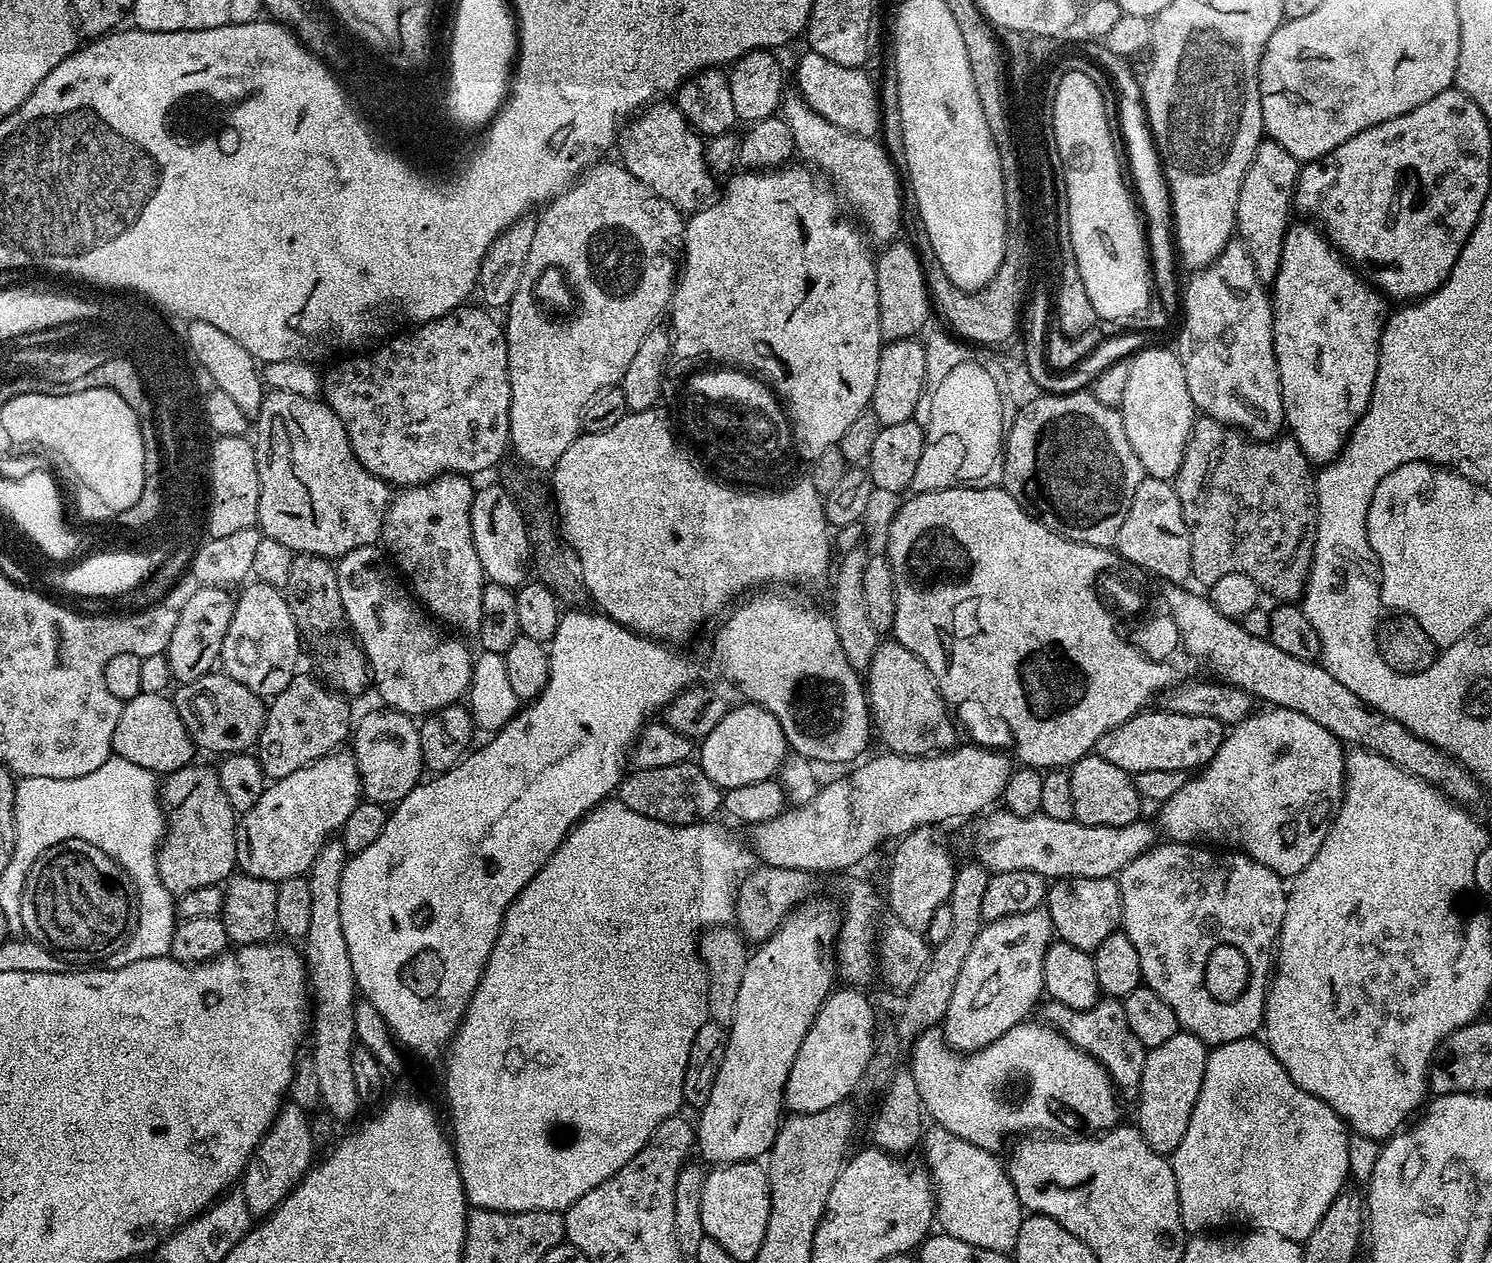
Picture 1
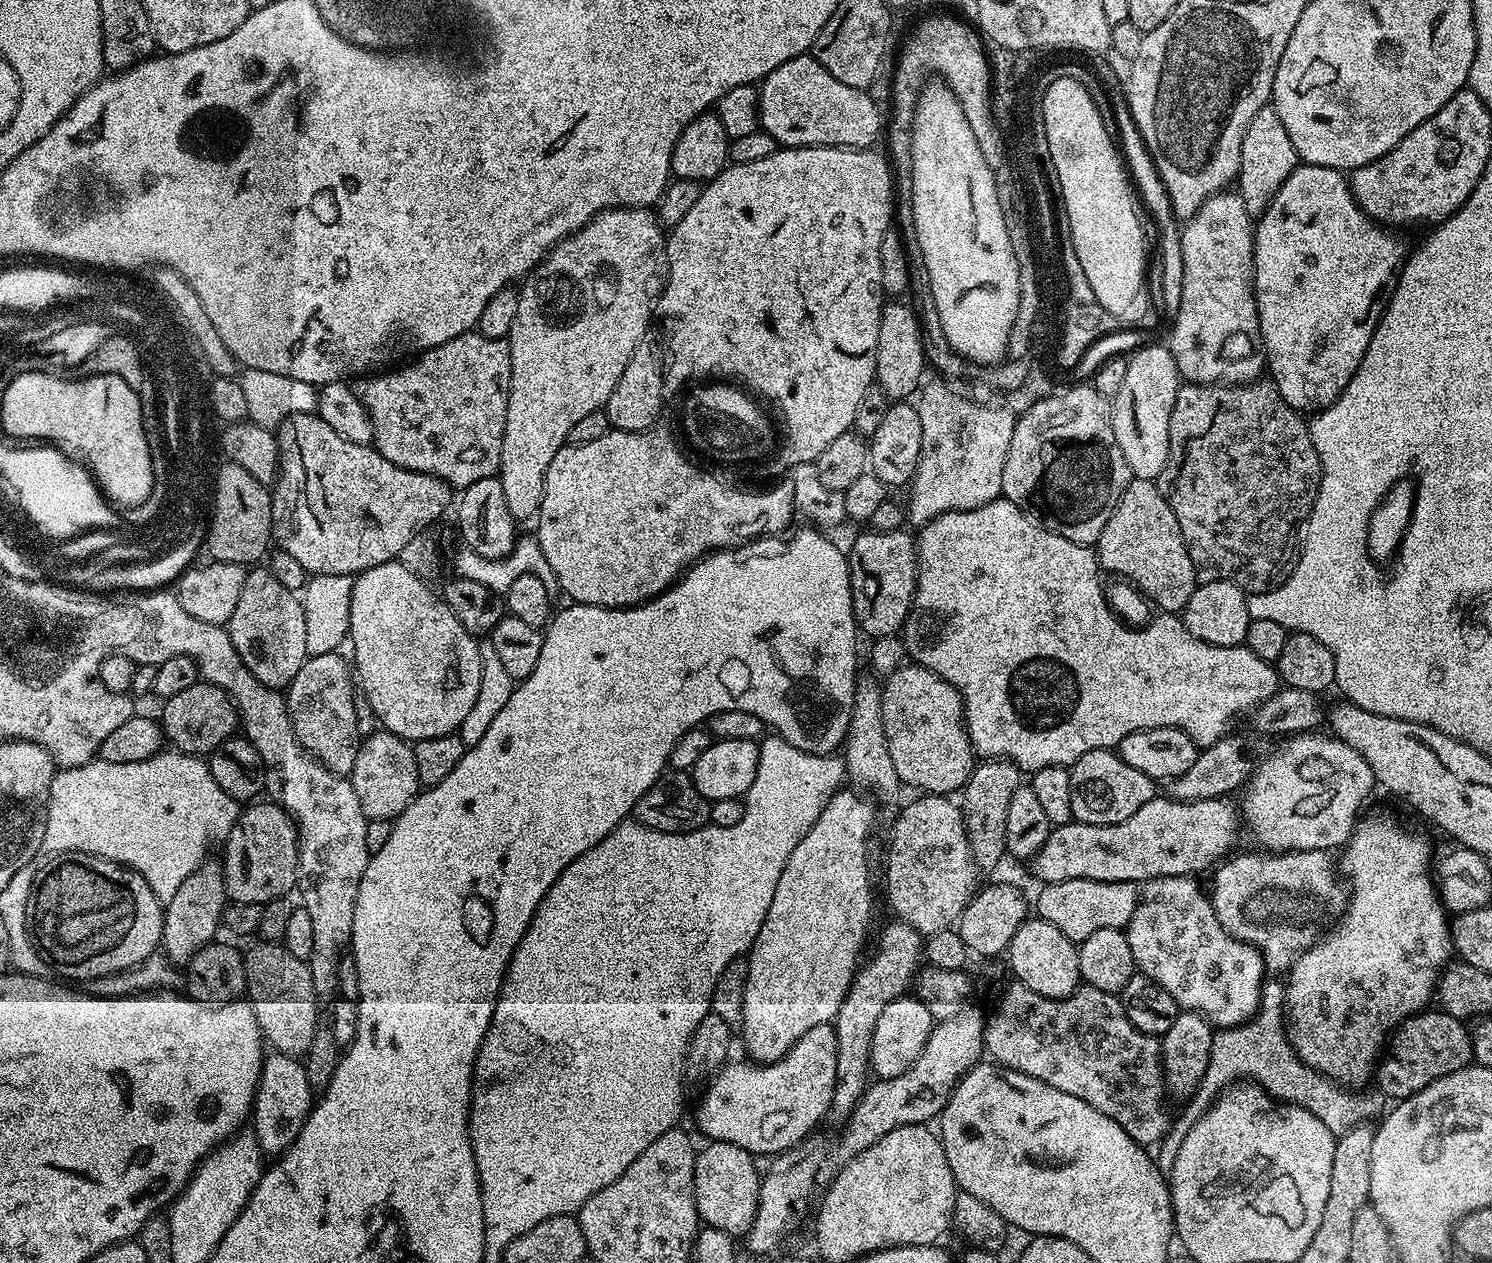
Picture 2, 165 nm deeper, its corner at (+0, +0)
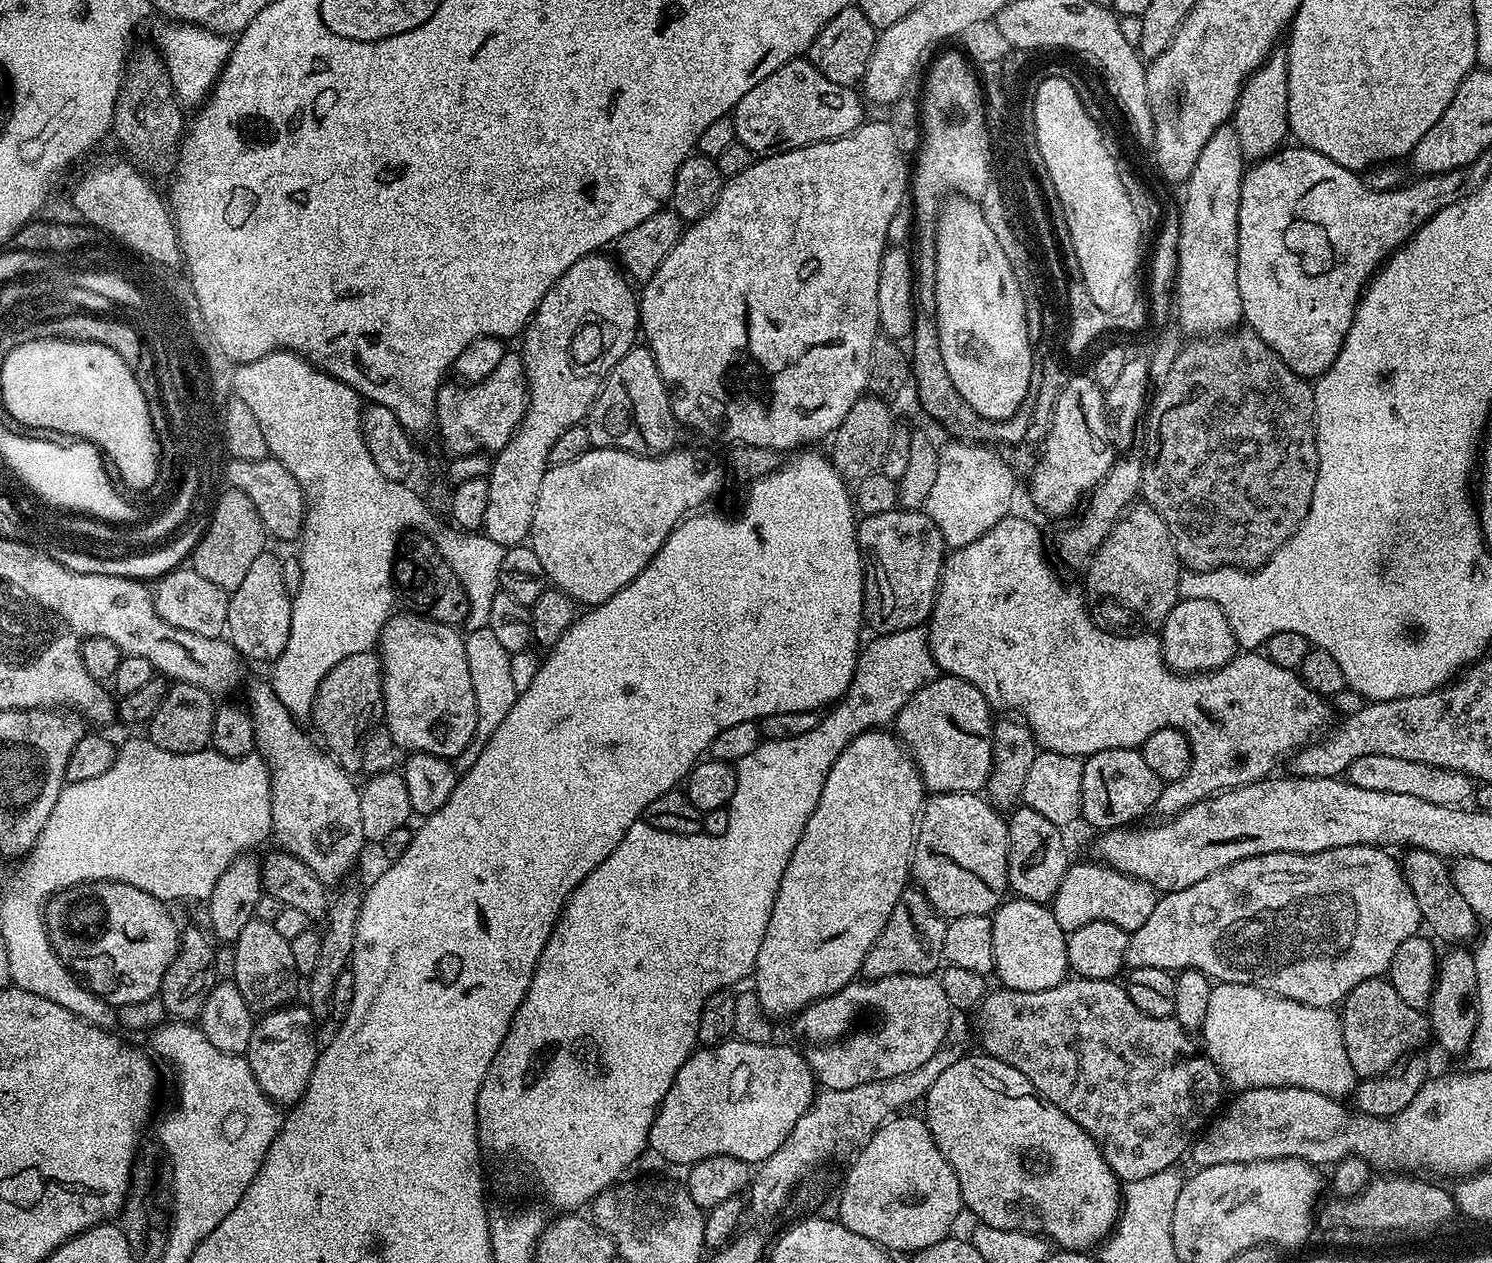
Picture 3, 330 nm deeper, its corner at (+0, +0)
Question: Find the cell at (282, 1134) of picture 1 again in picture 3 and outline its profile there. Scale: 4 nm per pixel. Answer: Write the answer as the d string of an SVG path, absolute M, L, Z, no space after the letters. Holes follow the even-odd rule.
M283 1006L265 1011L253 1023L246 1059L260 1089L278 1106L291 1106L302 1098L316 1065L318 1043L312 1033L314 1017L307 1007Z

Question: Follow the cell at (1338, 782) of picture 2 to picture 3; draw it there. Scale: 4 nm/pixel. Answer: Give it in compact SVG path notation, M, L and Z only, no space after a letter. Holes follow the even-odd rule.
M1366 754L1358 758L1358 762L1349 766L1346 776L1351 784L1362 786L1366 790L1386 790L1390 794L1414 794L1414 798L1426 798L1426 802L1434 802L1442 806L1460 806L1471 801L1474 796L1474 781L1470 776L1463 776L1460 772L1449 772L1446 768L1435 768L1423 762L1390 758L1386 754Z

